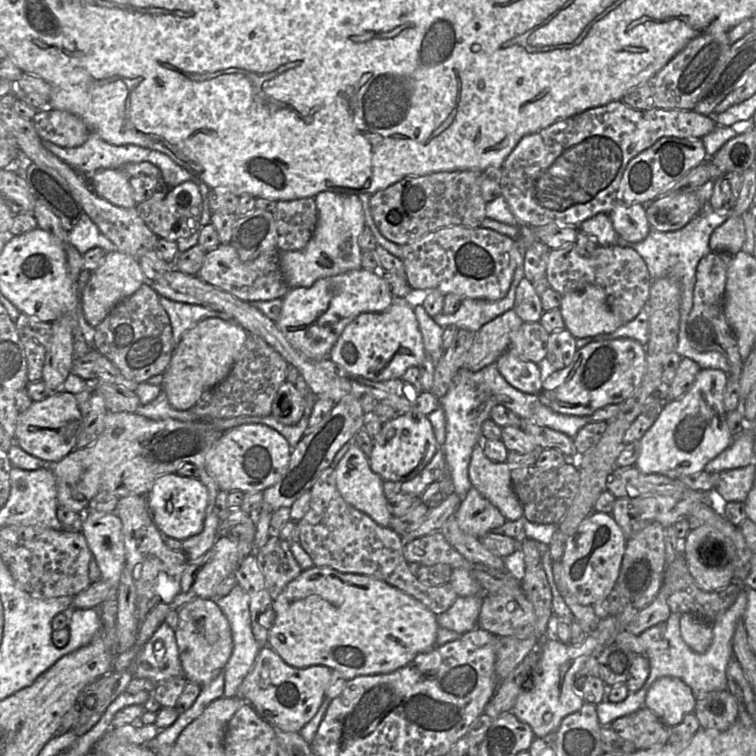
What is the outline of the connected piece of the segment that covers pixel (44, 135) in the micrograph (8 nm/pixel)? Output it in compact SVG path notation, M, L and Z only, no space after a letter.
M51 107L38 110L31 121L42 141L51 142L62 148L79 147L91 134L80 117Z

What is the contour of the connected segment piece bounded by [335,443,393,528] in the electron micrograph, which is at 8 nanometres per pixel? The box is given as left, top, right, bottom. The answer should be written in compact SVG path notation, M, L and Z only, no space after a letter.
M355 443L351 444L335 466L335 473L337 489L348 504L370 516L380 526L391 528L393 515L388 509L387 498L383 492L384 480L372 471L368 457Z

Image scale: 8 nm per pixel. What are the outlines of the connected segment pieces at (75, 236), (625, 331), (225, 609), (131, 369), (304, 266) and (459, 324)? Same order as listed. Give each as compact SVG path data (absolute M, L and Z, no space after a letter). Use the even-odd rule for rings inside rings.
M84 212L73 230L68 232L70 243L83 255L88 250L100 247L106 253L116 251L116 246L106 238Z
M646 304L632 321L623 324L612 333L599 334L593 337L585 337L576 339L577 349L581 349L591 342L601 340L614 340L619 338L630 338L638 341L644 347L648 344L649 340L649 323L648 314L646 311Z
M238 584L226 596L213 600L229 622L233 641L232 654L223 669L225 679L222 697L235 697L261 649L251 629L249 595Z
M144 283L135 293L119 302L95 327L93 348L107 357L124 377L137 383L163 374L175 346L170 318L159 302L158 293Z
M322 191L314 198L318 209L318 222L312 238L301 250L282 250L279 254L280 268L290 289L309 287L320 278L362 268L359 239L365 227L365 219L358 195Z
M520 246L520 256L516 260L511 286L504 298L500 300L462 299L455 313L444 314L441 312L432 318L442 328L447 325L455 325L458 329L476 333L484 324L513 309L516 288L524 277L524 249Z

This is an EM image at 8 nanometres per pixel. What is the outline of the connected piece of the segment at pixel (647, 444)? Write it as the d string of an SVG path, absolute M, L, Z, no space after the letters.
M701 369L692 388L681 398L665 405L653 425L641 438L641 452L635 467L644 474L661 474L672 479L689 476L704 470L708 462L717 457L733 442L724 408L724 390L728 374L719 369Z

